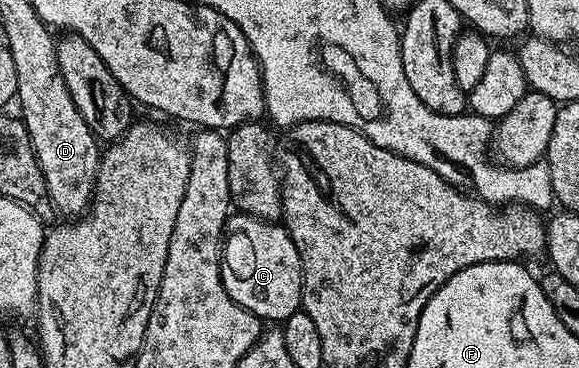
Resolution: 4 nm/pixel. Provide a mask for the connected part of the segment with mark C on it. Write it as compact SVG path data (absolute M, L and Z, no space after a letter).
M232 213L225 227L219 271L231 299L261 320L282 324L302 307L301 256L297 244L293 244L291 233L279 222L263 222L247 214Z

